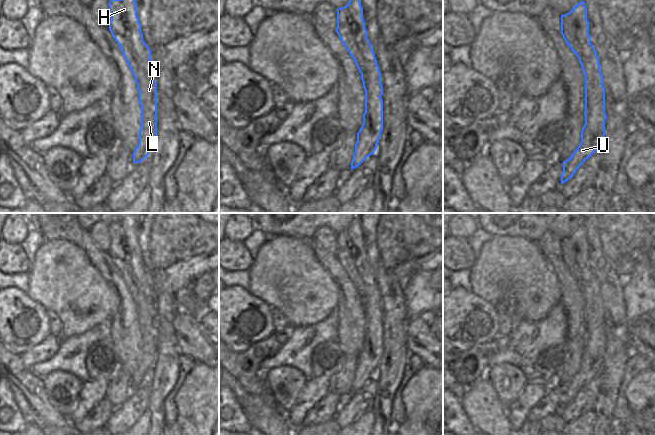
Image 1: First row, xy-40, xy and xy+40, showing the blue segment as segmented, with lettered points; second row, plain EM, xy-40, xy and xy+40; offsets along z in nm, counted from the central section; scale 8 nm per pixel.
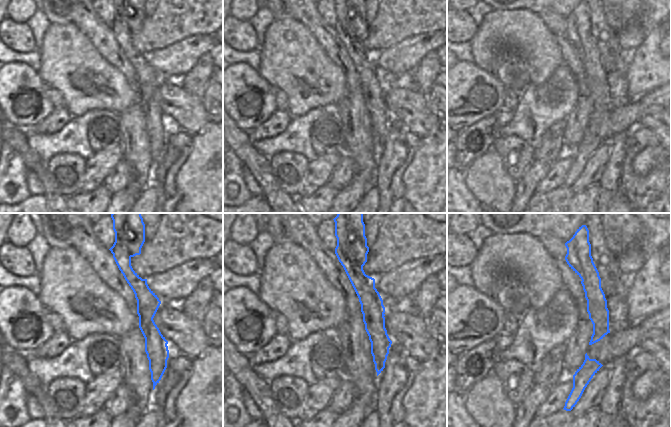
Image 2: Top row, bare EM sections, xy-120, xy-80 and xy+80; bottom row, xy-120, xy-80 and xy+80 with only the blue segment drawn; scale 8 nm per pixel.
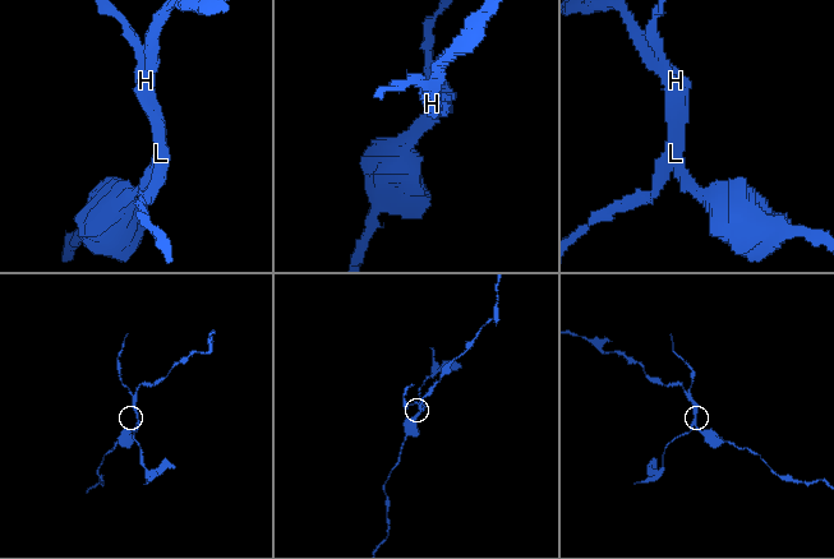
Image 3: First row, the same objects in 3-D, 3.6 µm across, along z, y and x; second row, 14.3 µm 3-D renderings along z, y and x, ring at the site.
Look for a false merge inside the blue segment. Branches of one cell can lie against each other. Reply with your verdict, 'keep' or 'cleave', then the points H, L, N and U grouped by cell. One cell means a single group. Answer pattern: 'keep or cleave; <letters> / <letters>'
cleave; H N / L U

